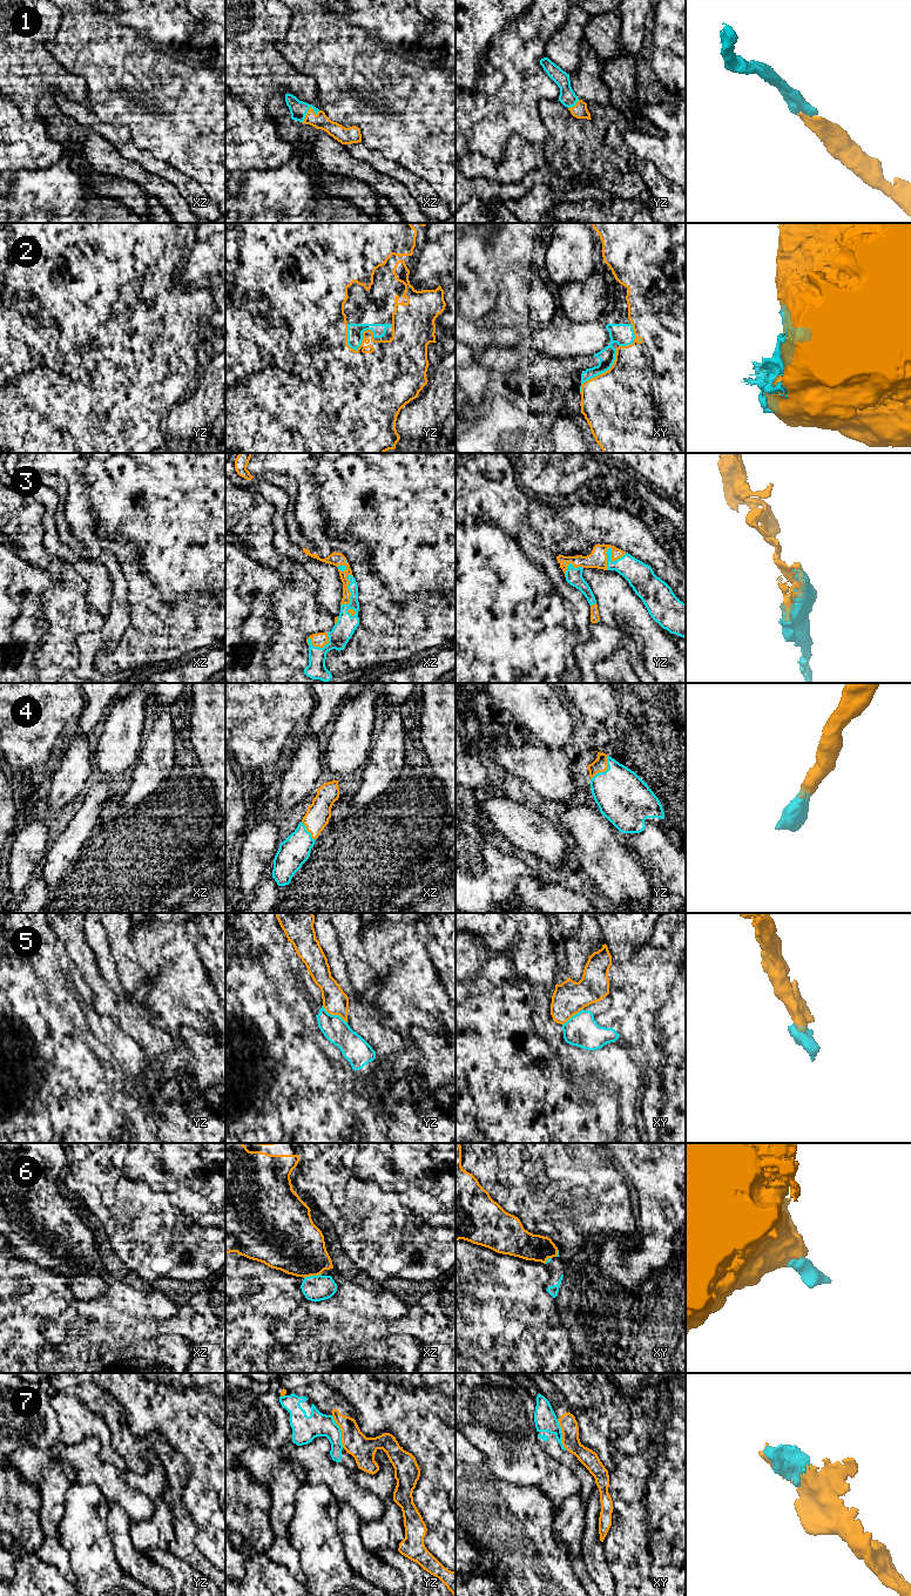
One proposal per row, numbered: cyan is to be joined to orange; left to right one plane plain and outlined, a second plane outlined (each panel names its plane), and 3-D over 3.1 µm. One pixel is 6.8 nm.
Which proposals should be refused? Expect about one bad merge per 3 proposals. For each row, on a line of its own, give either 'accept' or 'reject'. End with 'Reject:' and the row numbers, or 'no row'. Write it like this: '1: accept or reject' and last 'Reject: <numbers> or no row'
1: accept
2: accept
3: accept
4: accept
5: reject
6: accept
7: reject
Reject: 5, 7

